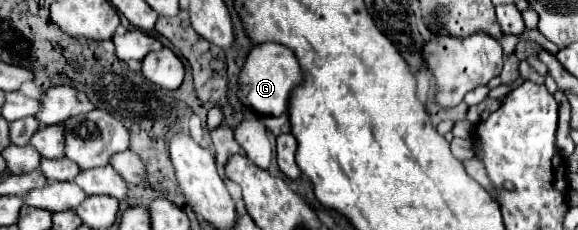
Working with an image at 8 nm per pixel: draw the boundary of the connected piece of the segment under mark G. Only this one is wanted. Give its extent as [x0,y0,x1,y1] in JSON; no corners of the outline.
[238,42,302,116]

